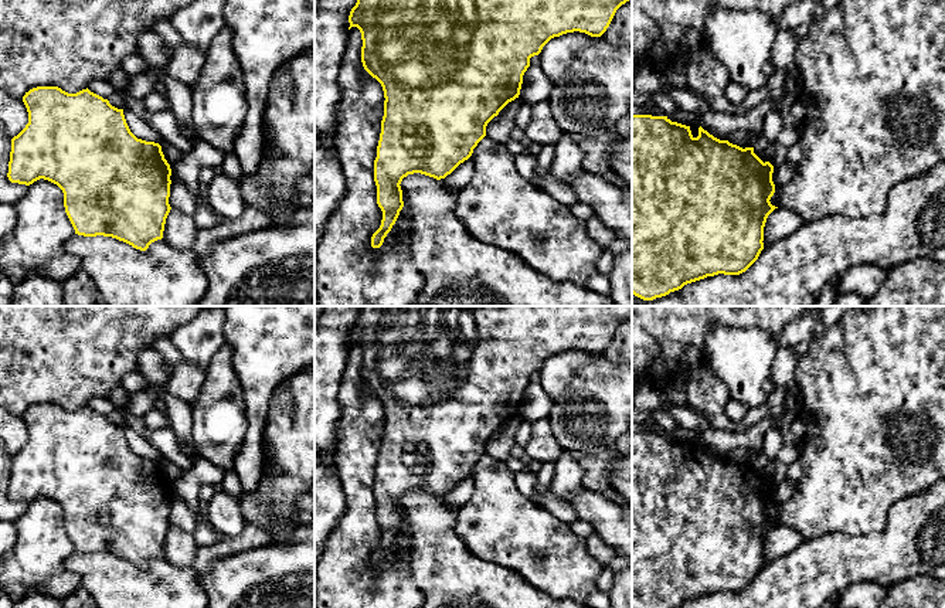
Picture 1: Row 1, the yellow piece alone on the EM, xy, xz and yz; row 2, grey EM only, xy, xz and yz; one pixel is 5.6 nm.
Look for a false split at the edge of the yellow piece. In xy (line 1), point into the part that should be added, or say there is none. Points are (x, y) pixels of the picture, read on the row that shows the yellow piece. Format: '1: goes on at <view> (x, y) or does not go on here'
1: does not go on here

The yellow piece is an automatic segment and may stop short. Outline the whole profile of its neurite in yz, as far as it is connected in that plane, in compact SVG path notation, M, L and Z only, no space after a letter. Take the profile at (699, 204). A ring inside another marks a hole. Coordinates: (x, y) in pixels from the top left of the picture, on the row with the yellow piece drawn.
M632 115L632 293L643 300L653 300L681 289L684 285L714 276L740 275L745 272L764 249L764 227L768 215L778 207L771 204L775 193L772 181L774 166L762 162L754 147L740 147L728 140L720 140L698 128L698 136L691 135L690 126L672 122L667 116Z

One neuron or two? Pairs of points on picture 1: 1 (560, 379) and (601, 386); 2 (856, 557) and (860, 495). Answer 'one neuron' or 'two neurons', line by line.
1: two neurons
2: two neurons

